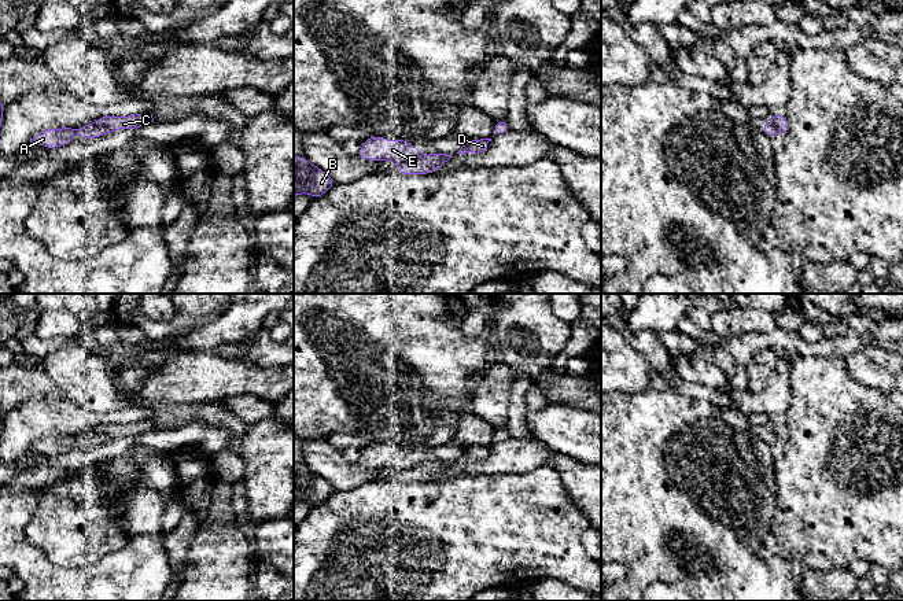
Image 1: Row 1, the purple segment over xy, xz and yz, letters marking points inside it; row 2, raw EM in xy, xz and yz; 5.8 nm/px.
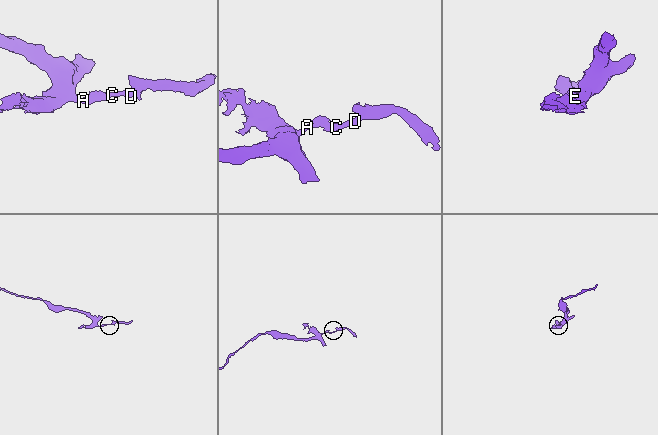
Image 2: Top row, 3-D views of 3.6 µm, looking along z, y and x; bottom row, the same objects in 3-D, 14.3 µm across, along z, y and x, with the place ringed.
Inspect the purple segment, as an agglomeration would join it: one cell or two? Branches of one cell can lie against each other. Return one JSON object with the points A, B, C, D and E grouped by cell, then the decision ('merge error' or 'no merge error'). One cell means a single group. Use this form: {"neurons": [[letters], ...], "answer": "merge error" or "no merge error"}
{"neurons": [["A", "B", "E"], ["C", "D"]], "answer": "merge error"}

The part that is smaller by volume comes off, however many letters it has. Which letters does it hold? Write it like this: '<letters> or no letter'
C, D

